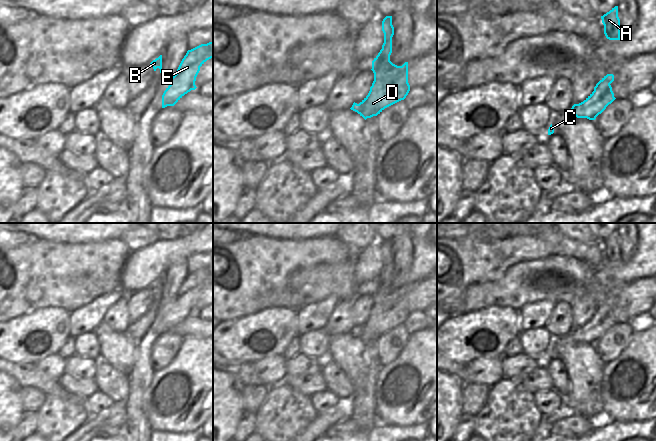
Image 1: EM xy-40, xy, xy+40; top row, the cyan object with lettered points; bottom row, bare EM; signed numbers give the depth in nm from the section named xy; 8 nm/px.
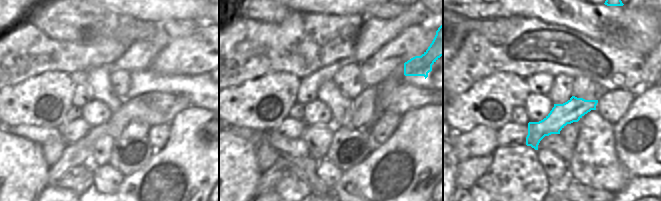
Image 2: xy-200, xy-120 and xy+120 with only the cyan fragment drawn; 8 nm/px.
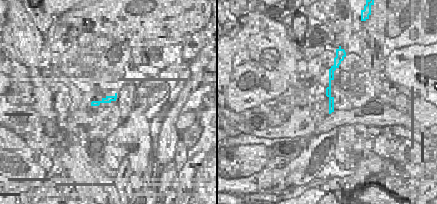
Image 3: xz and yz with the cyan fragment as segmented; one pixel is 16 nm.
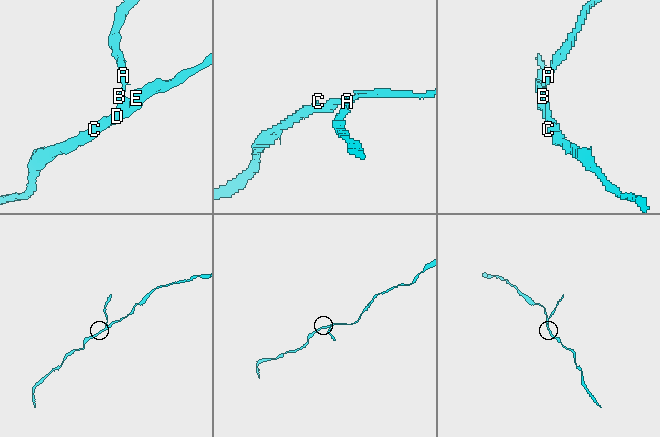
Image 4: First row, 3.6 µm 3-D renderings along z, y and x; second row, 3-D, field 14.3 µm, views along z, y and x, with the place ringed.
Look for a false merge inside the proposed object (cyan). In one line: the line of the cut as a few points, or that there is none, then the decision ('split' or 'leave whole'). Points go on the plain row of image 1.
cut xy (402, 290), (399, 298), (388, 309), (380, 313), (372, 310); split

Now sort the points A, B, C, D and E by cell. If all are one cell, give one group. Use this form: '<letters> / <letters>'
A B / C D E

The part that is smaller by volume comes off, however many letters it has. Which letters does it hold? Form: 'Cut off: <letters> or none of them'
Cut off: A, B

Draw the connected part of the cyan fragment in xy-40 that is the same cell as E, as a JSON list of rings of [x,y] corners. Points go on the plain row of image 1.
[[[213,266],[201,268],[187,275],[162,319],[162,332],[174,330],[185,318],[197,312],[195,305],[200,291],[211,282]]]

